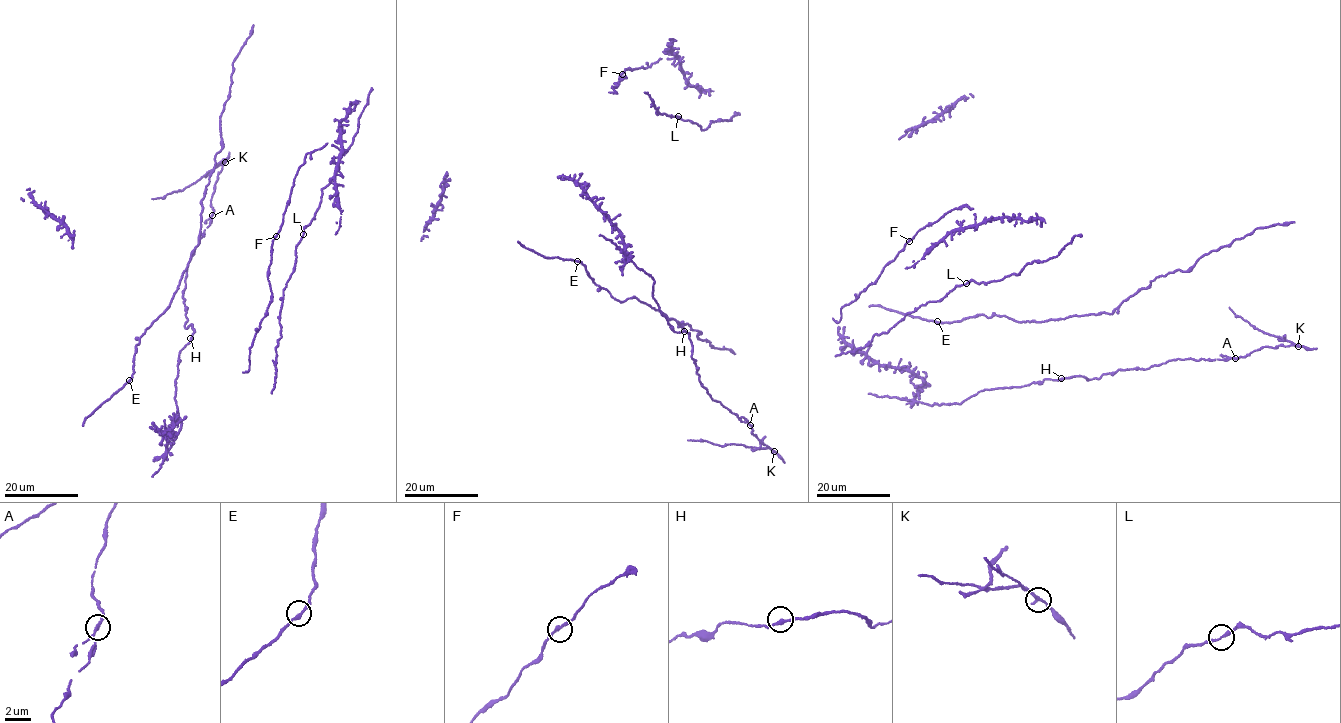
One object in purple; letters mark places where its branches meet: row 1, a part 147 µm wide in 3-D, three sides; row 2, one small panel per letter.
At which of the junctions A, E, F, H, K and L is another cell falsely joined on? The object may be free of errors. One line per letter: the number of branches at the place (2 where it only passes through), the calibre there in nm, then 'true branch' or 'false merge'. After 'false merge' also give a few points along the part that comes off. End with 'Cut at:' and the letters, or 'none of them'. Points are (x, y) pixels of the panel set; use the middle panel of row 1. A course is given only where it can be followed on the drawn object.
A: 2 | 240 nm | true branch
E: 2 | 200 nm | true branch
F: 2 | 240 nm | true branch
H: 2 | 220 nm | true branch
K: 2 | 220 nm | false merge | (774, 452), (769, 448), (735, 444), (721, 446), (706, 441), (687, 440)
L: 2 | 240 nm | true branch
Cut at: K

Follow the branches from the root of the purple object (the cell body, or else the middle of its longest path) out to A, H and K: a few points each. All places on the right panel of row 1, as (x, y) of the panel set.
A: (918, 377), (923, 382), (915, 400), (950, 405), (985, 389), (1047, 379), (1098, 379), (1178, 359), (1235, 358)
H: (918, 377), (923, 382), (915, 400), (932, 405), (962, 403), (986, 389), (1019, 387), (1061, 378)
K: (918, 377), (923, 382), (915, 400), (950, 405), (986, 389), (1298, 345)

